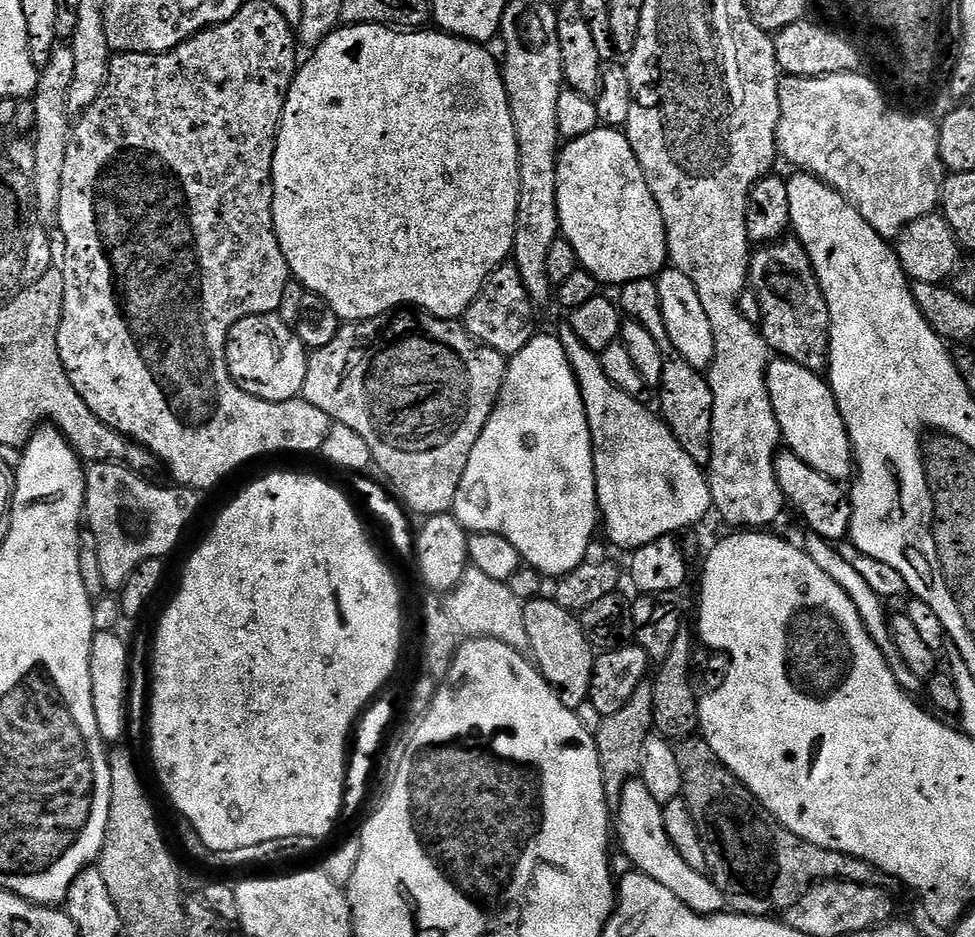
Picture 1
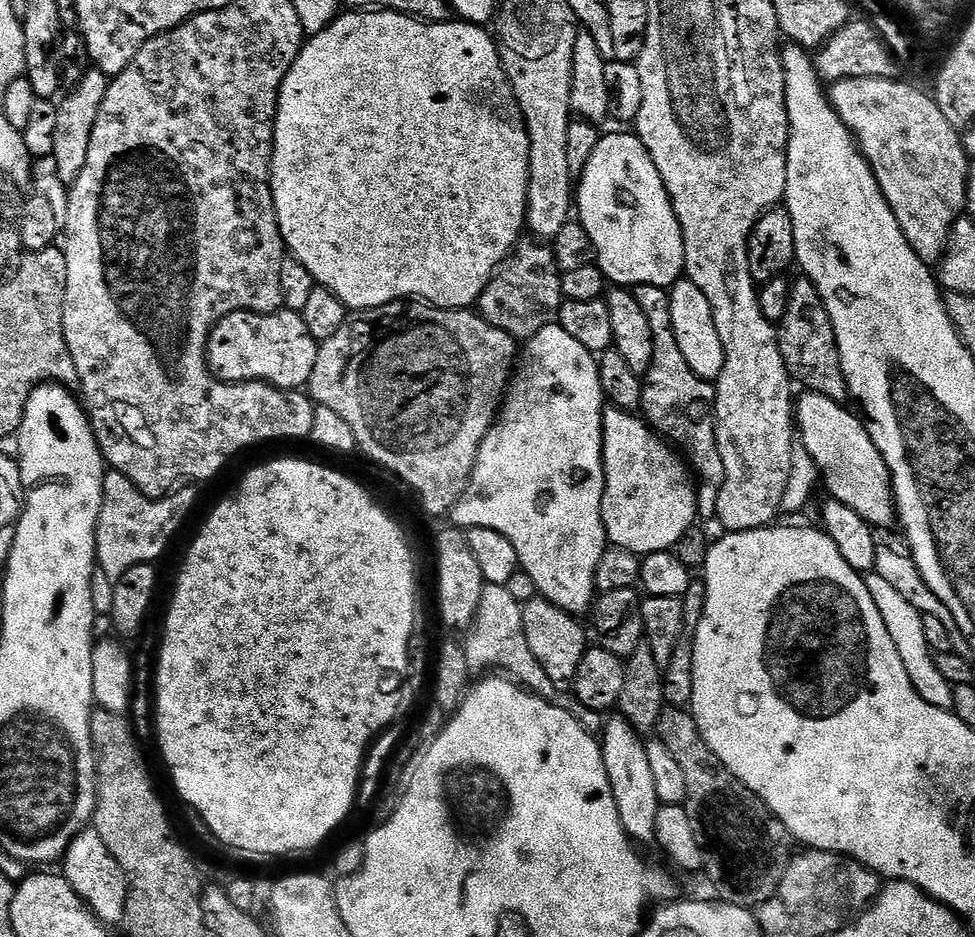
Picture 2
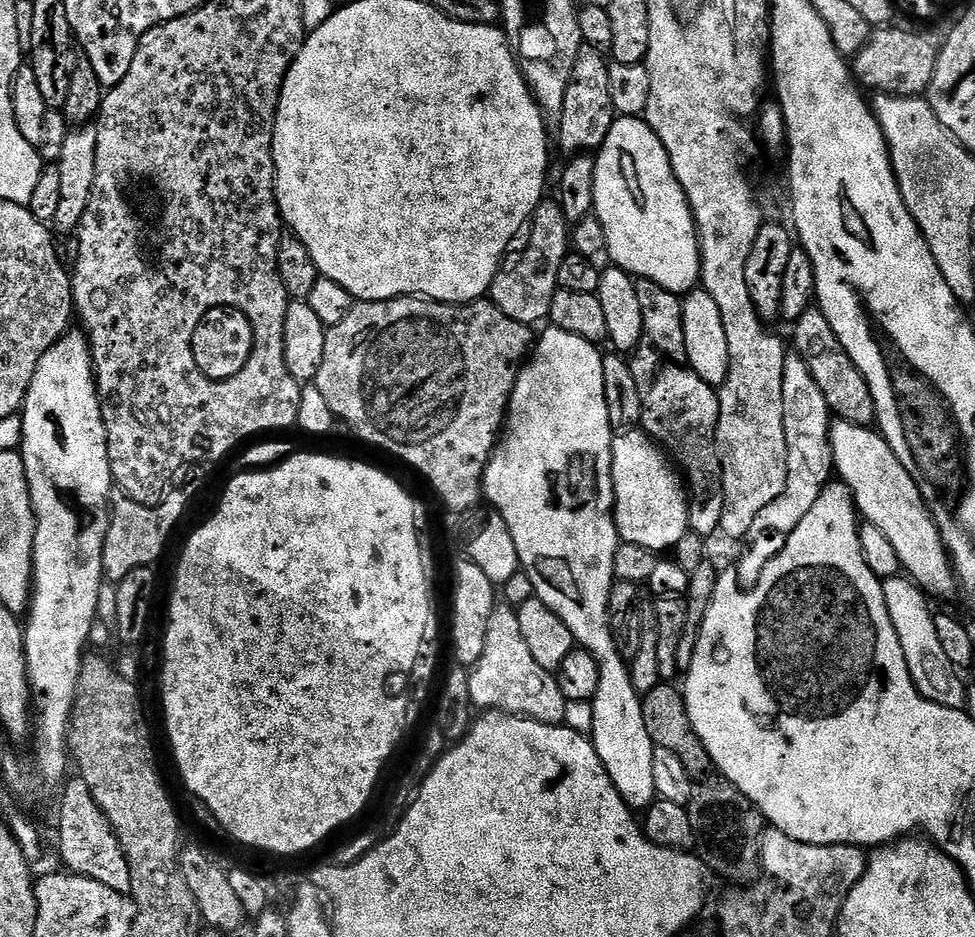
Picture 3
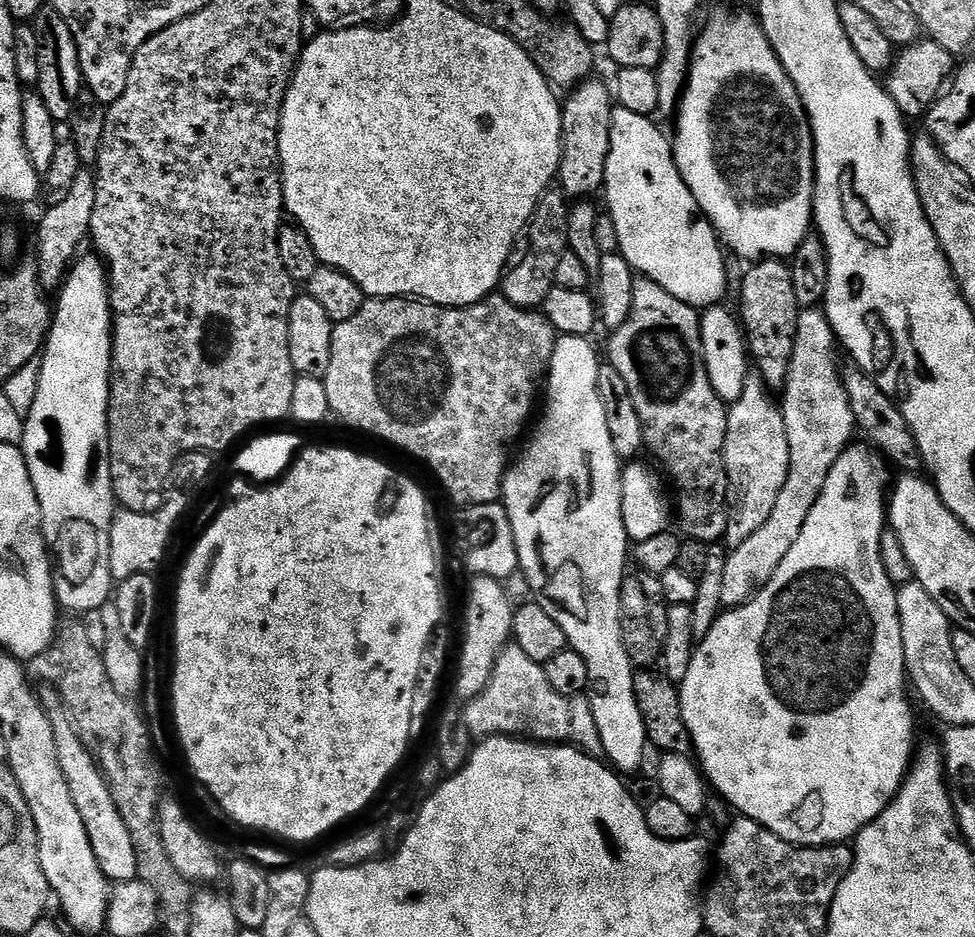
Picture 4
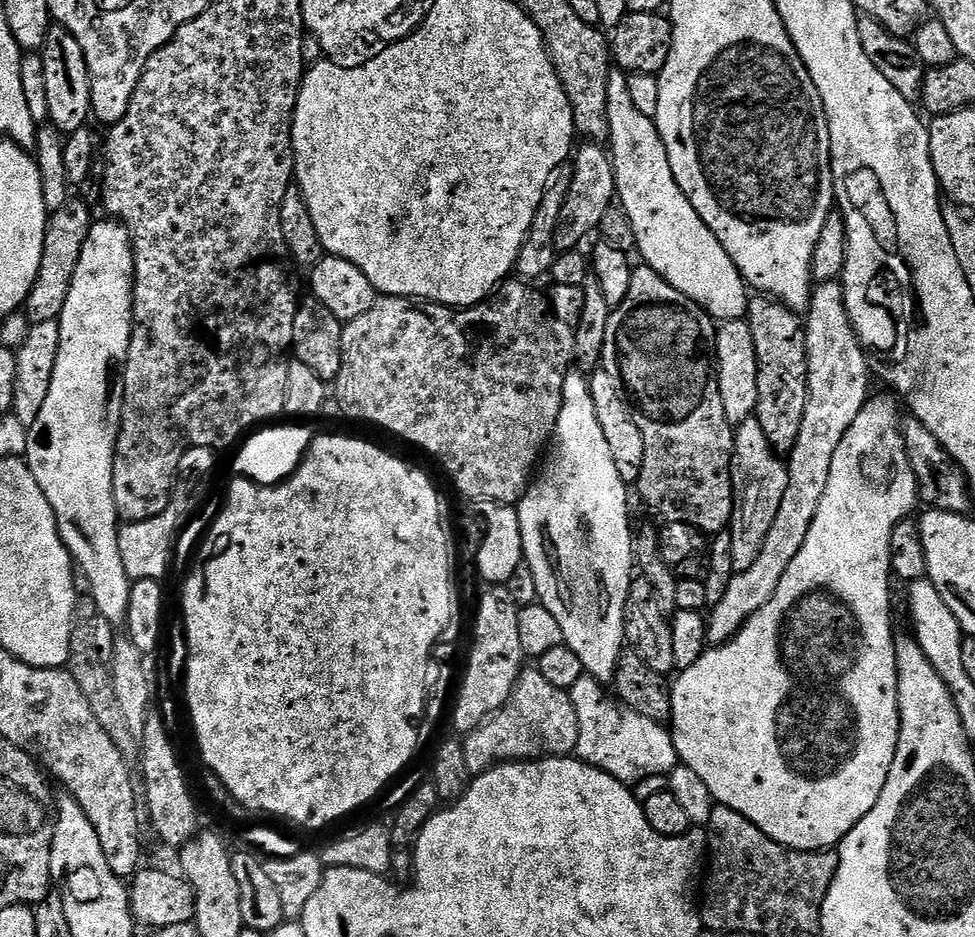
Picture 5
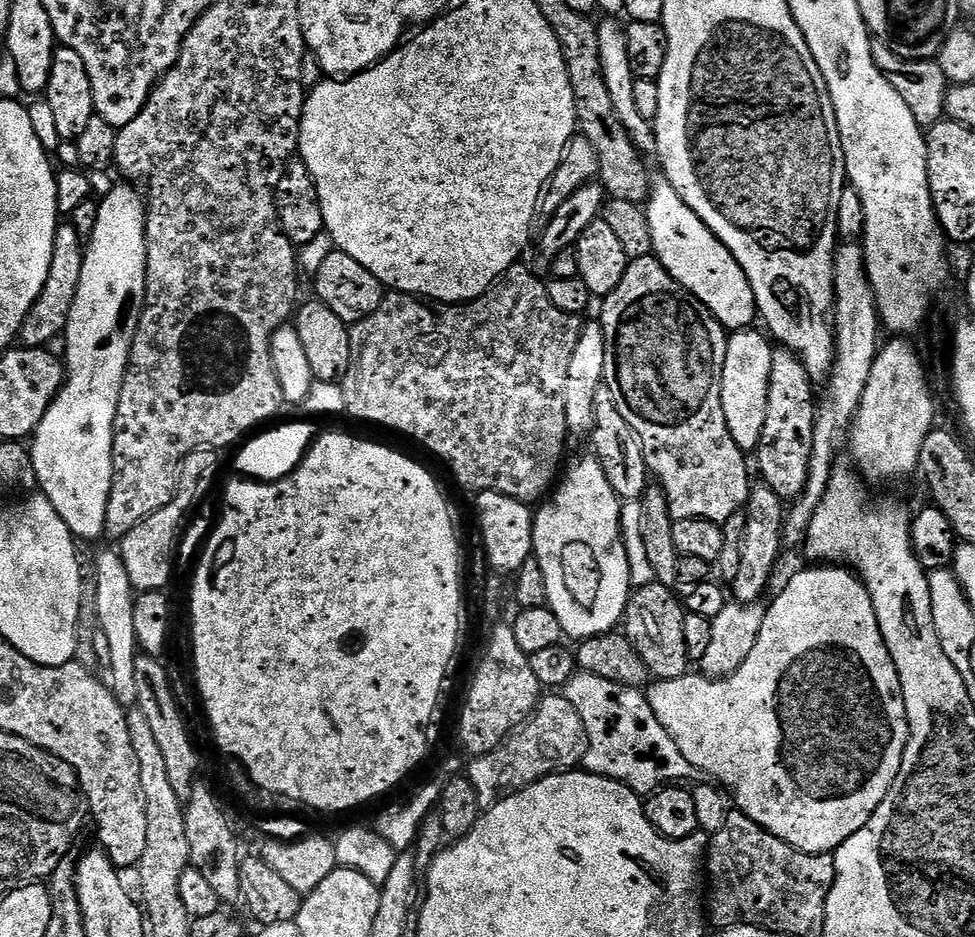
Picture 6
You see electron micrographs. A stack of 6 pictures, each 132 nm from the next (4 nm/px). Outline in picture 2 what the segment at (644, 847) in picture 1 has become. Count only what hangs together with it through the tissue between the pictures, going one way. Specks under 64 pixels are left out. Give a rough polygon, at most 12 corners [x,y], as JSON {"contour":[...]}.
{"contour":[[623,718],[602,733],[618,818],[655,841],[661,803],[646,744]]}

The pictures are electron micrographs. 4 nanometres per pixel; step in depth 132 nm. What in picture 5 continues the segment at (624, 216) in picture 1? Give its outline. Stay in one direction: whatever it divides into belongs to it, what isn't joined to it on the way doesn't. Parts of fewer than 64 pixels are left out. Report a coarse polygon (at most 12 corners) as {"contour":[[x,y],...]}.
{"contour":[[608,75],[616,195],[641,261],[713,321],[749,289]]}

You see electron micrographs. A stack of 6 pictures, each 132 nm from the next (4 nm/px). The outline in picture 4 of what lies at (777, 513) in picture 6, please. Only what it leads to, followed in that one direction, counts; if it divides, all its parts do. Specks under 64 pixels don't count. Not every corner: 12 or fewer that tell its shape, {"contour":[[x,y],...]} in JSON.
{"contour":[[758,374],[728,408],[729,549],[762,530],[790,470]]}

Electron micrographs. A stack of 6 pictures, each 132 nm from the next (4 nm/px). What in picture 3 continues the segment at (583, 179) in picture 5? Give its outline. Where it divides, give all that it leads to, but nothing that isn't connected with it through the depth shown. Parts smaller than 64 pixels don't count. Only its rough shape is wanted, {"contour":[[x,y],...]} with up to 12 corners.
{"contour":[[581,48],[554,136],[592,154],[618,119],[605,53]]}

